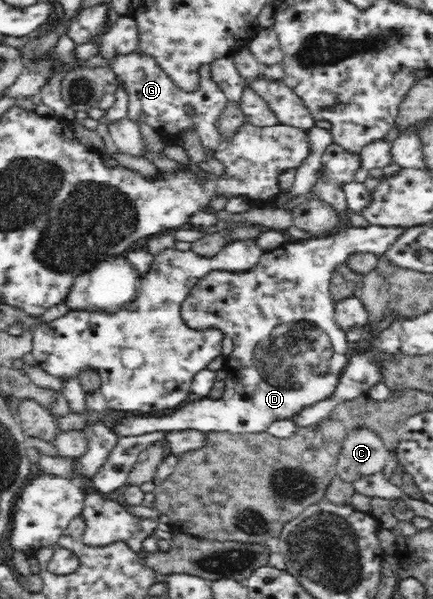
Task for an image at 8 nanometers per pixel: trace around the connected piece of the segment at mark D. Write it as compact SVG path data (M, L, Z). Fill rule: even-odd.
M368 225L349 227L338 234L324 238L312 237L306 240L283 244L265 251L259 263L243 274L227 270L215 270L202 277L182 303L181 315L187 326L194 328L218 327L233 341L233 354L226 357L223 369L237 383L237 391L227 389L223 399L192 398L189 403L175 410L171 415L161 417L133 415L117 421L113 432L119 437L145 435L155 431L194 430L205 433L226 432L250 435L267 432L271 423L297 418L307 407L334 398L339 381L349 362L349 345L345 330L338 324L335 315L335 299L331 294L331 277L338 265L345 264L355 252L383 254L399 237L403 227L381 227Z

